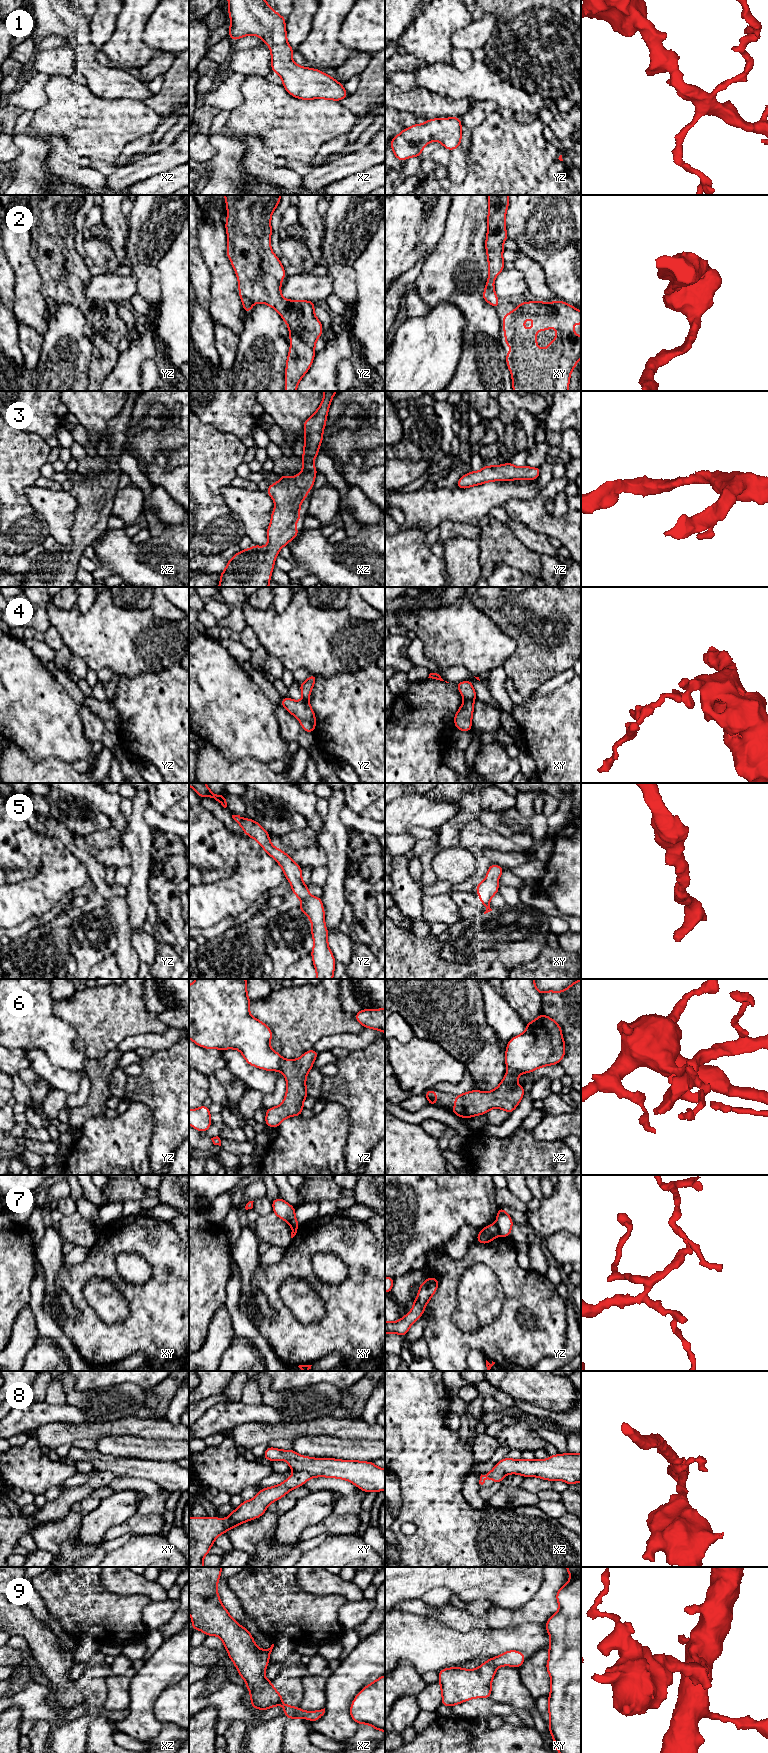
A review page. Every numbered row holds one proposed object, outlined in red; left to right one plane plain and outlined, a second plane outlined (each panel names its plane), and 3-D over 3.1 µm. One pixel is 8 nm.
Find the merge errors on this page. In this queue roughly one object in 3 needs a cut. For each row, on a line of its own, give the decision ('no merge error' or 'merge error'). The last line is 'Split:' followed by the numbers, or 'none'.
1: no merge error
2: no merge error
3: no merge error
4: merge error
5: no merge error
6: merge error
7: merge error
8: no merge error
9: merge error
Split: 4, 6, 7, 9

